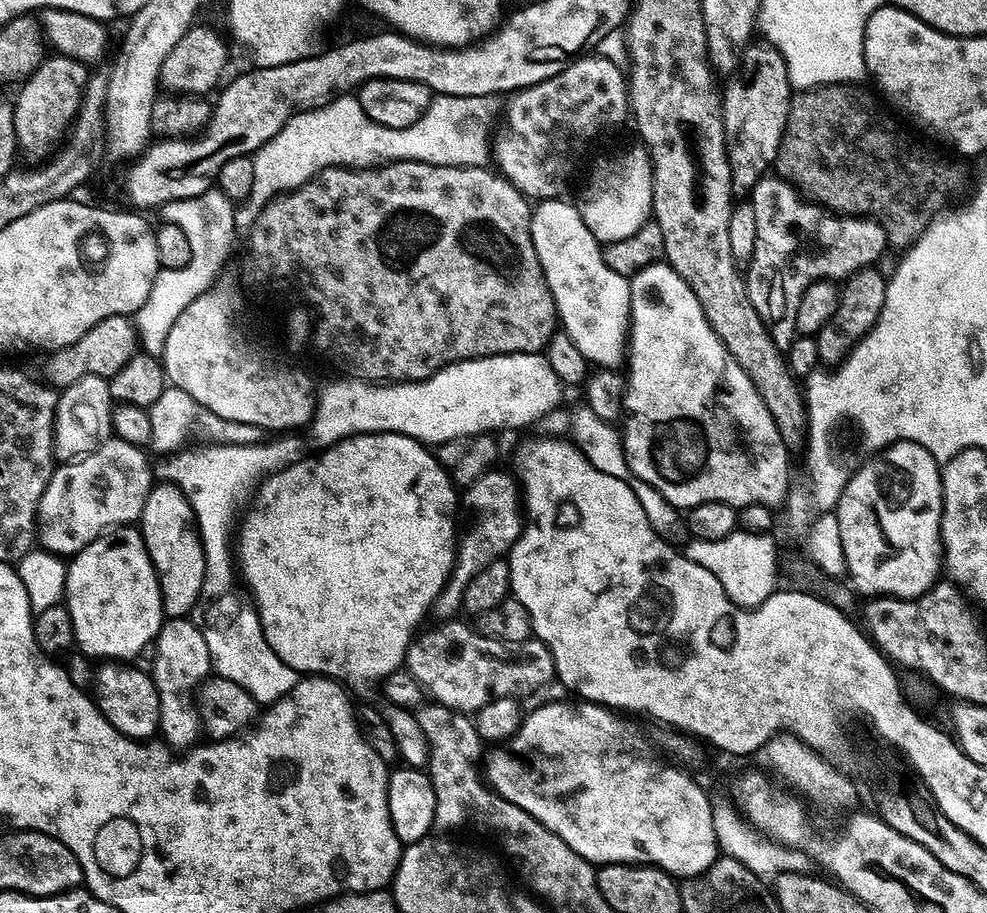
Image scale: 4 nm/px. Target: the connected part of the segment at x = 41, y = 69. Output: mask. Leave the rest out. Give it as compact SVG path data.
M49 55L34 70L34 74L19 85L20 93L12 104L16 147L29 156L29 161L43 162L55 153L58 145L67 137L72 121L76 119L80 104L84 101L84 88L88 85L89 65L70 56Z

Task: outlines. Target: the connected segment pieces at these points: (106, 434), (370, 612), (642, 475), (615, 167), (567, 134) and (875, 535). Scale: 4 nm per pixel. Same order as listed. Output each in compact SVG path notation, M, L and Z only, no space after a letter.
M102 376L78 378L70 387L59 393L56 401L56 417L52 427L52 450L60 462L78 460L89 456L105 440L113 435L112 409L114 401L108 380Z
M364 432L360 436L347 436L339 444L325 448L320 456L309 455L294 462L289 468L276 472L267 480L261 480L259 488L251 501L252 509L243 513L234 536L234 560L238 565L239 575L248 585L252 603L260 616L260 625L266 642L297 674L315 674L327 676L345 686L360 688L363 684L383 681L384 677L397 671L405 663L408 647L417 635L424 615L432 612L432 604L442 594L448 576L456 564L458 547L458 528L456 532L456 515L462 508L462 496L451 476L436 459L435 451L429 445L404 436L400 432Z
M685 283L679 287L669 296L664 292L643 296L640 290L632 293L622 439L633 477L654 486L666 502L681 510L702 502L783 505L790 491L790 449L782 442L782 434L778 434L778 426L774 426L774 418L766 410L766 402L762 402L754 382L750 382L746 370L742 370L714 326L710 326L694 290Z
M632 148L622 153L613 164L606 165L604 173L581 190L578 207L582 222L586 222L586 230L590 230L601 245L622 242L622 238L630 238L630 234L649 223L652 216L652 158L647 148Z
M588 55L573 59L561 72L554 74L554 78L546 78L534 86L521 88L519 92L513 92L507 97L508 104L506 100L502 123L494 140L494 164L496 160L495 167L500 175L505 176L529 201L539 202L563 197L568 188L568 179L575 174L576 163L587 150L588 143L599 132L629 119L630 97L625 69L610 62L605 56Z
M900 440L896 444L883 449L873 460L868 460L857 472L853 471L846 482L846 490L842 490L842 498L837 502L834 513L838 520L842 536L842 550L845 551L845 566L847 575L852 576L851 587L861 597L873 596L897 596L903 600L912 600L915 596L921 596L923 592L931 590L932 585L937 583L942 572L942 545L940 542L940 523L942 522L942 490L940 489L941 465L932 457L930 450L918 446L918 442Z

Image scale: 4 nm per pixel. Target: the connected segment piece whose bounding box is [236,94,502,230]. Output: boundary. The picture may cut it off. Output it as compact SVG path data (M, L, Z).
M352 94L339 96L320 108L299 112L286 122L286 126L282 126L278 134L274 134L274 138L260 147L258 154L252 156L254 186L250 186L250 194L236 208L237 229L251 229L252 223L273 198L302 187L323 168L370 168L394 160L483 168L490 160L490 141L501 108L501 101L495 96L458 98L433 95L424 116L405 128L391 128L374 122Z

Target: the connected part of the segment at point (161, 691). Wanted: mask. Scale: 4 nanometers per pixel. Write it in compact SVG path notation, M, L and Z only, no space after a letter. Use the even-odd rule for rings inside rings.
M168 618L156 635L155 648L156 657L152 660L150 675L158 690L159 735L163 743L173 750L191 749L201 739L199 736L202 736L197 689L209 679L213 671L210 650L206 650L206 638L191 619Z

